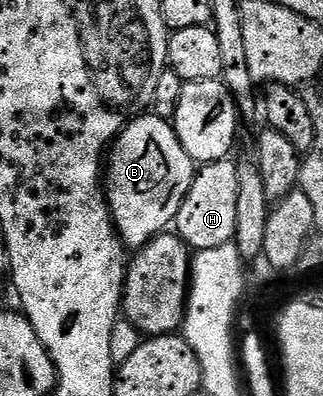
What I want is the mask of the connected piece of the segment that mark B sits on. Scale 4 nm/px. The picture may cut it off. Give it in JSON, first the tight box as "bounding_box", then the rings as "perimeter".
{"bounding_box":[104,114,196,250],"perimeter":[[[139,114],[123,128],[122,133],[118,135],[118,139],[114,141],[108,152],[108,163],[104,168],[104,191],[106,194],[106,202],[110,205],[110,215],[114,218],[114,227],[118,229],[118,235],[122,237],[123,245],[132,246],[131,249],[137,250],[146,244],[155,236],[163,235],[173,225],[176,214],[180,210],[180,206],[184,202],[184,198],[188,194],[188,190],[194,181],[196,165],[193,158],[184,150],[184,146],[180,146],[180,138],[174,133],[174,125],[169,120],[162,120],[159,116],[153,114]]]}

